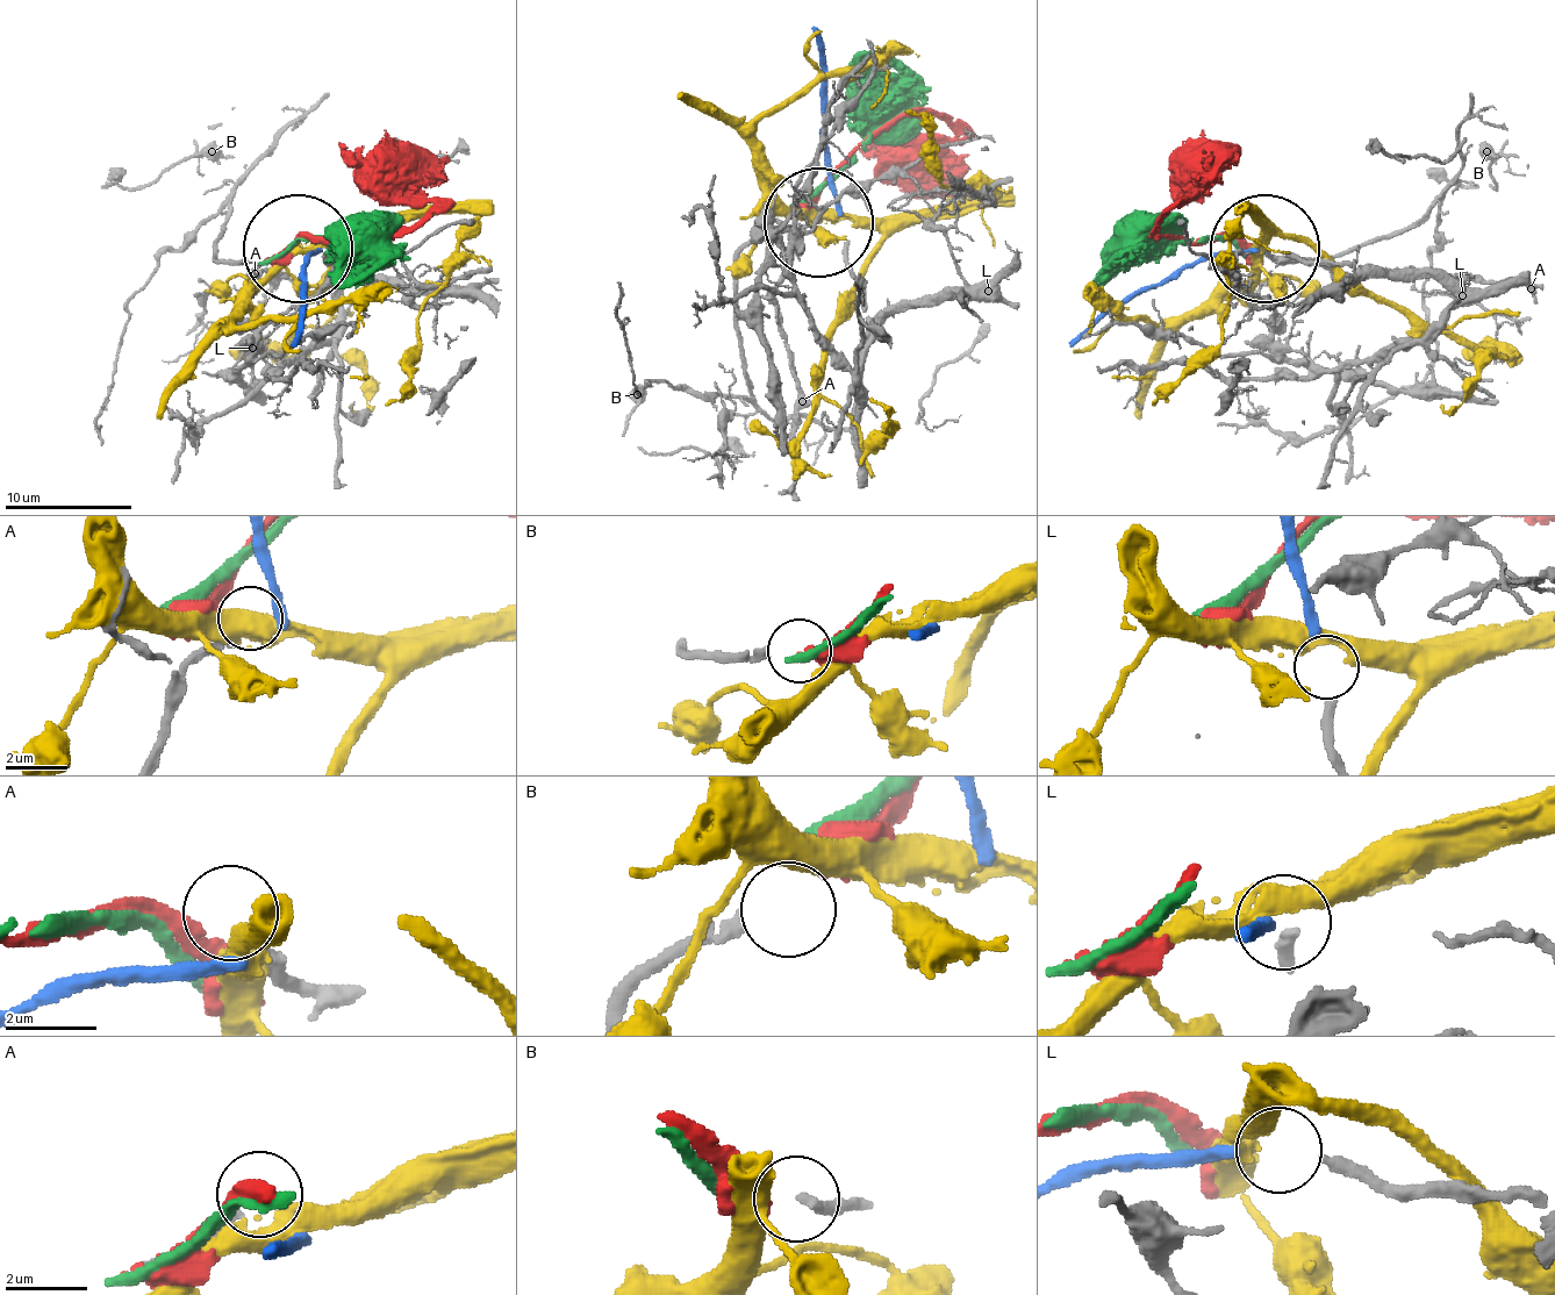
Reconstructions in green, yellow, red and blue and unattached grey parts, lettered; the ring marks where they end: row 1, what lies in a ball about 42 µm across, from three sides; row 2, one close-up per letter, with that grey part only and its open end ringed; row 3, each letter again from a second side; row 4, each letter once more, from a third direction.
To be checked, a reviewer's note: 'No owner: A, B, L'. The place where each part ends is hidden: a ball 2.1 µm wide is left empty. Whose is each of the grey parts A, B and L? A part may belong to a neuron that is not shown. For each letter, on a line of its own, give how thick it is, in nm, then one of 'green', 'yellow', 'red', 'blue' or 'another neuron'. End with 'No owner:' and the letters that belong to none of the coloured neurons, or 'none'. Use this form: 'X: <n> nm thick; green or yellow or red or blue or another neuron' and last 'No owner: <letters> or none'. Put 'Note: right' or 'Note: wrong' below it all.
A: 280 nm thick; another neuron
B: 280 nm thick; another neuron
L: 280 nm thick; blue
No owner: A, B
Note: wrong

